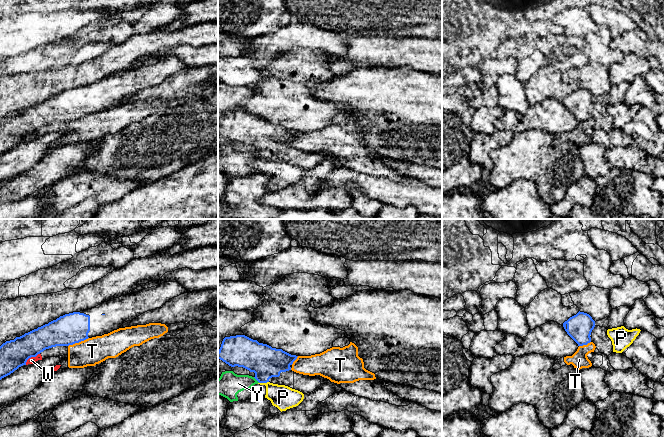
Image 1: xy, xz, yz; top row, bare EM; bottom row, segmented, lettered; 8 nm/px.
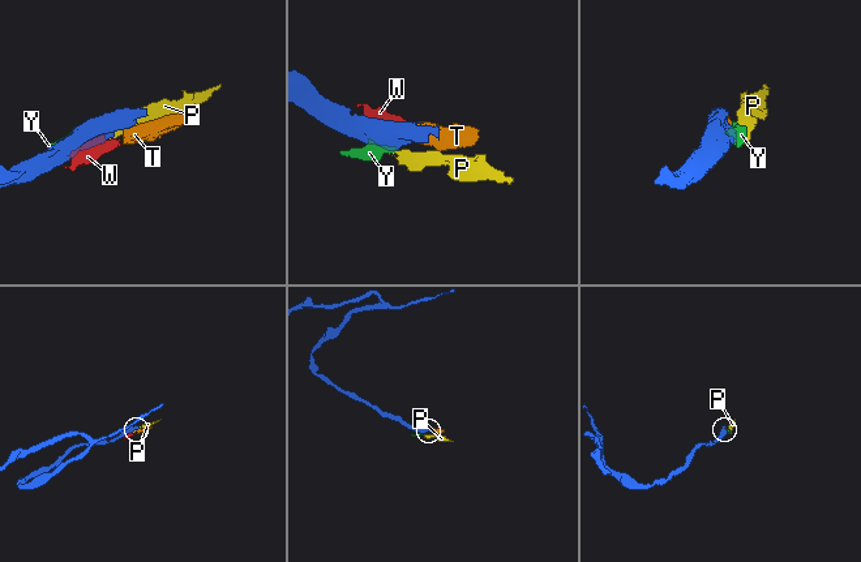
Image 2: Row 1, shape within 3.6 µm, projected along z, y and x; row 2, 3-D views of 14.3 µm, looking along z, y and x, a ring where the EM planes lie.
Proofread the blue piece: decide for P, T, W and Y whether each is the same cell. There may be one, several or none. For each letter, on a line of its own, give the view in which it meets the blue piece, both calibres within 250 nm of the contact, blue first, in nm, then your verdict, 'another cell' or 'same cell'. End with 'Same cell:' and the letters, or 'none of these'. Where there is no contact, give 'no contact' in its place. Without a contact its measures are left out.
P: meets blue in xz; 260 nm thick on the blue side, 190 nm on the other; another cell
T: meets blue in xy; 240 nm thick on the blue side, 220 nm on the other; another cell
W: meets blue in xy; 220 nm thick on the blue side, 50 nm on the other; another cell
Y: meets blue in xz; 260 nm thick on the blue side, 200 nm on the other; another cell
Same cell: none of these

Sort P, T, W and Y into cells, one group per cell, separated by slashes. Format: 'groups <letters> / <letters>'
groups P / T W / Y

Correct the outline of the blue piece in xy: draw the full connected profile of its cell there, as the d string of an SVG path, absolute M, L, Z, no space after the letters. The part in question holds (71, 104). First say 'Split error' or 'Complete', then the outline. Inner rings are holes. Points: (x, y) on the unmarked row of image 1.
Split error. M165 58L111 75L92 85L65 90L14 116L6 117L0 122L0 156L46 125L69 122L108 110L119 105L123 99L160 84L170 75L186 68L178 58Z

